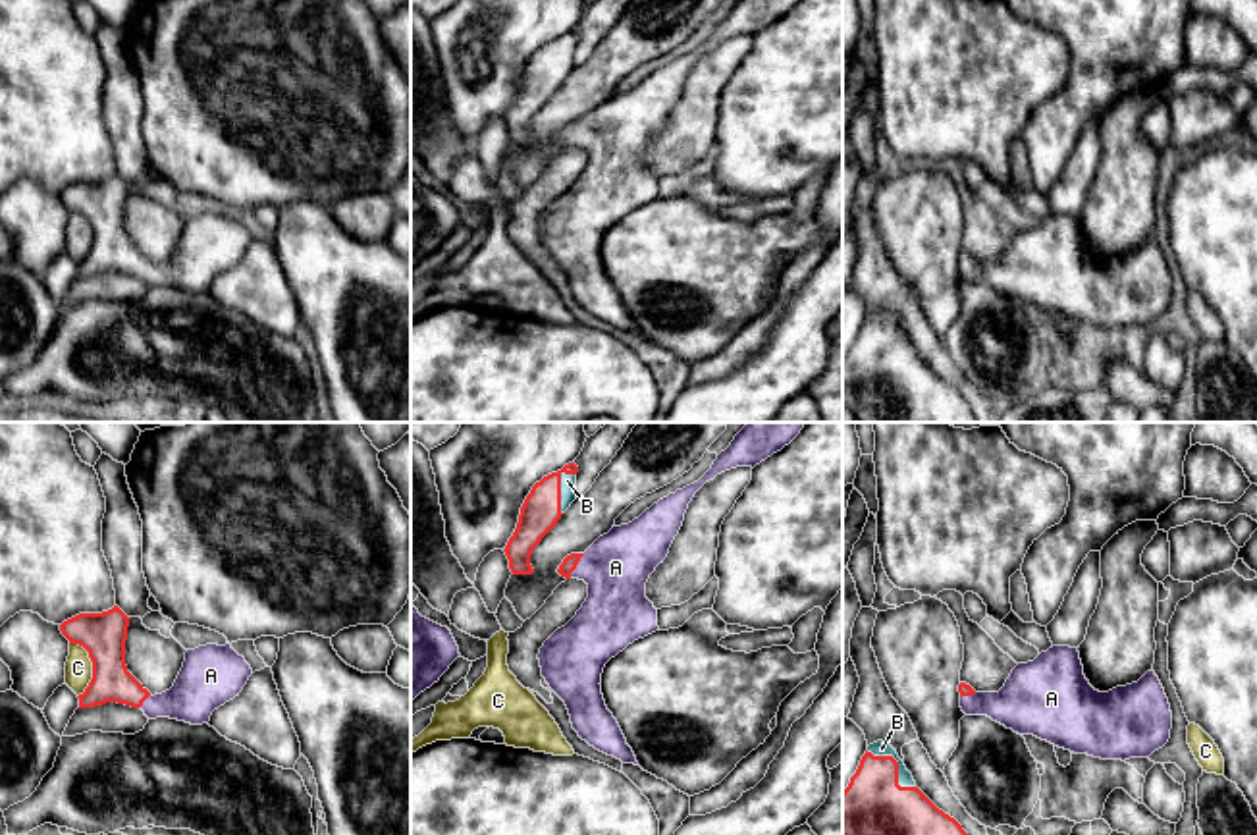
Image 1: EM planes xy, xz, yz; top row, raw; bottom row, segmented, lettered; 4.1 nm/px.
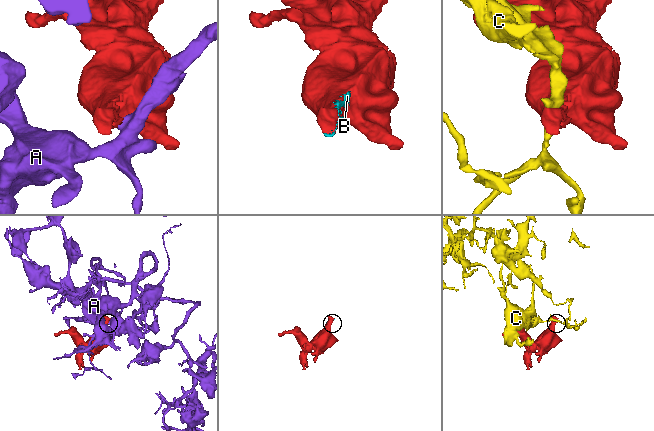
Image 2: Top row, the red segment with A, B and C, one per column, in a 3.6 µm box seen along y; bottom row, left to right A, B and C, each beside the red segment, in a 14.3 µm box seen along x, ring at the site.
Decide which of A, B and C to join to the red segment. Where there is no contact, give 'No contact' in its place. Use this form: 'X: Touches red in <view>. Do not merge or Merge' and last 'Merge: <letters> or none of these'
A: Touches red in xz. Merge
B: Touches red in yz. Merge
C: Touches red in xy. Do not merge
Merge: A, B

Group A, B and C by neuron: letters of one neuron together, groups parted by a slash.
A B / C

